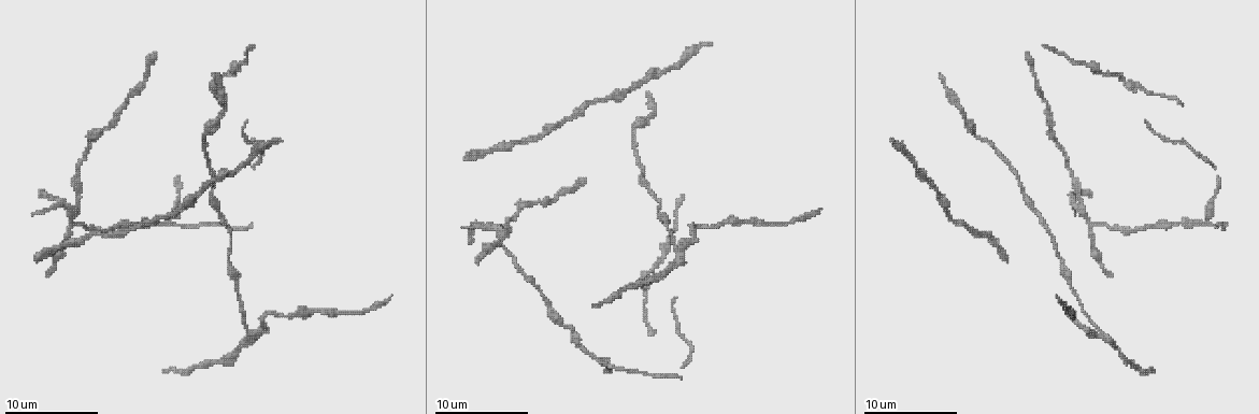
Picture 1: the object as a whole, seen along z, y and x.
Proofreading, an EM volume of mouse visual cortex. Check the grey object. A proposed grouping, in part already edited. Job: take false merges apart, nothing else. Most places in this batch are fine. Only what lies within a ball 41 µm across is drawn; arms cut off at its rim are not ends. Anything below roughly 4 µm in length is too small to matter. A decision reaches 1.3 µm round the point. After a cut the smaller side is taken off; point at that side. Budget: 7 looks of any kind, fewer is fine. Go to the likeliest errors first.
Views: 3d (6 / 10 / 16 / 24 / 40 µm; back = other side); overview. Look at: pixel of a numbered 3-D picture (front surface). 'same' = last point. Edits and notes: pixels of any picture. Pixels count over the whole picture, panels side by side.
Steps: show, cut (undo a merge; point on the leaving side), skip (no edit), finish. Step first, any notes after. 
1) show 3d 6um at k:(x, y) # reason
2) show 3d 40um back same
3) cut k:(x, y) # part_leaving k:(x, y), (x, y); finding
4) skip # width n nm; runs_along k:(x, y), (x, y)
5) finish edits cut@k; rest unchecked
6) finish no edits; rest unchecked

show 3d 6um at 1:(207, 132)

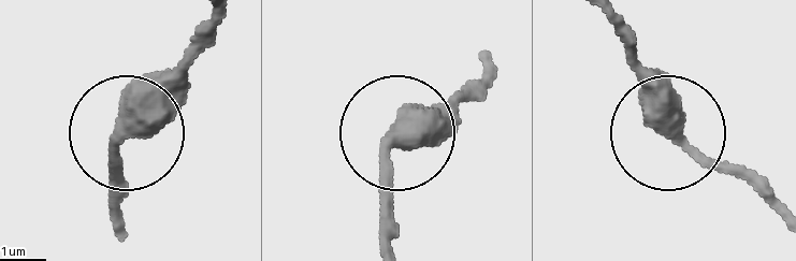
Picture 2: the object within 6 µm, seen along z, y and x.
show 3d 6um back at 2:(395, 140)

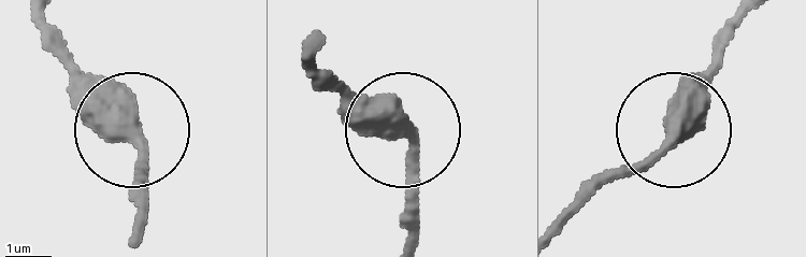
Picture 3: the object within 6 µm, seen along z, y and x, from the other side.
skip # width 400 nm; one neuron here

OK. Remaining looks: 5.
show 3d 10um at 1:(928, 179)

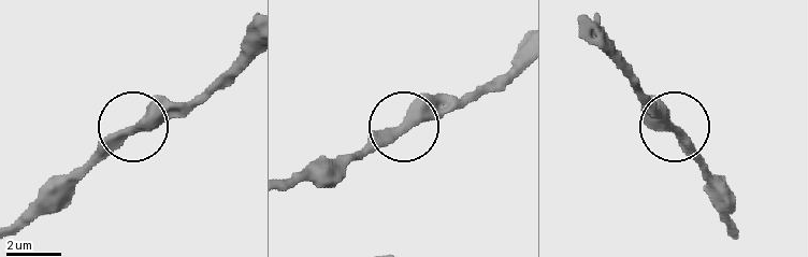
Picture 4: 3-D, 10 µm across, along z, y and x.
show 3d 10um back at 4:(665, 126) # from behind

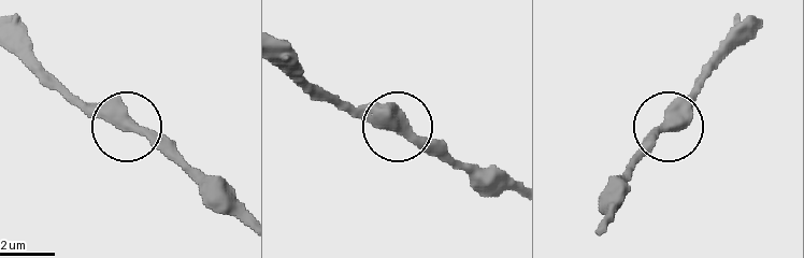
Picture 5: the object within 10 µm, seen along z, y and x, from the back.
skip # side_arm 8 um; runs_along 5:(510, 190), (483, 188), (406, 132), (364, 119), (332, 96); one neuron here

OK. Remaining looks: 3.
show 3d 16um at 1:(1083, 204)

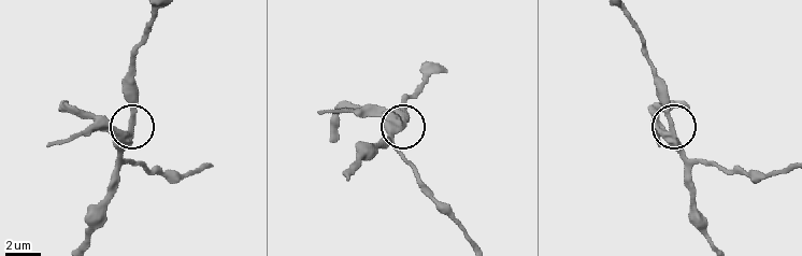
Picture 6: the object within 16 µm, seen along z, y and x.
show 3d 16um back at 6:(669, 124)

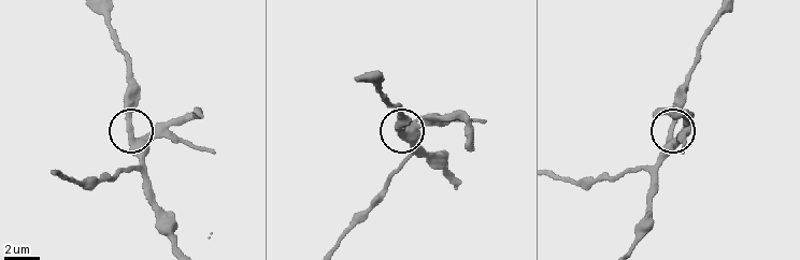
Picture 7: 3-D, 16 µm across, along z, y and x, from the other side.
cut 7:(166, 135) # side_arm 22 um; a second neuron is stuck on

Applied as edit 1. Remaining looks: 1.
finish edits cut@7; rest unchecked

